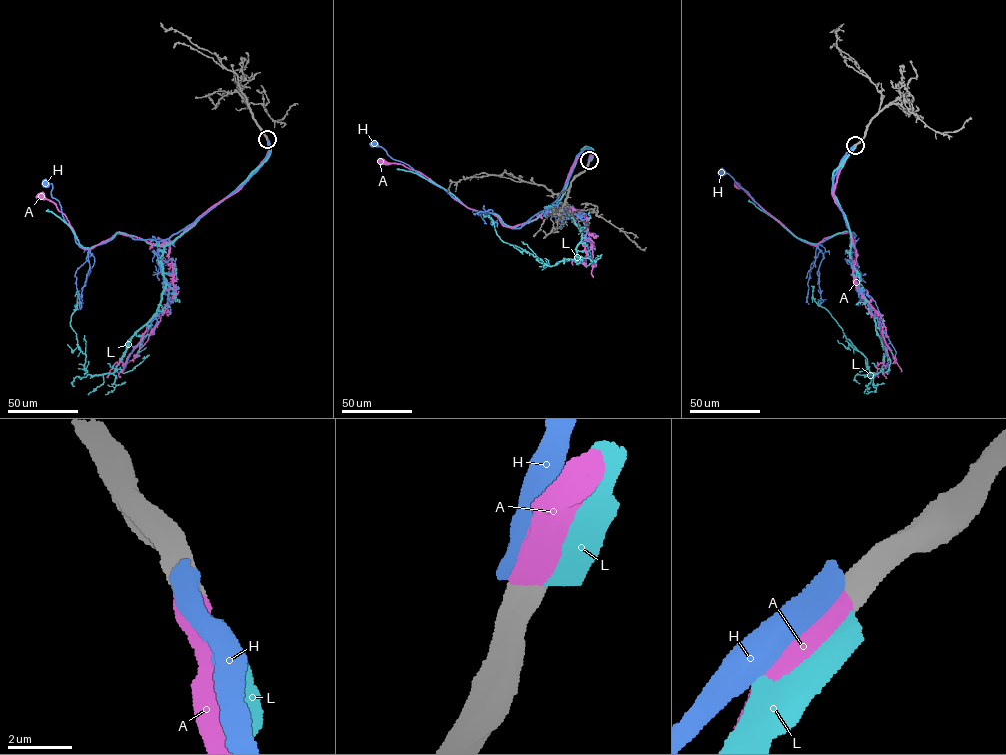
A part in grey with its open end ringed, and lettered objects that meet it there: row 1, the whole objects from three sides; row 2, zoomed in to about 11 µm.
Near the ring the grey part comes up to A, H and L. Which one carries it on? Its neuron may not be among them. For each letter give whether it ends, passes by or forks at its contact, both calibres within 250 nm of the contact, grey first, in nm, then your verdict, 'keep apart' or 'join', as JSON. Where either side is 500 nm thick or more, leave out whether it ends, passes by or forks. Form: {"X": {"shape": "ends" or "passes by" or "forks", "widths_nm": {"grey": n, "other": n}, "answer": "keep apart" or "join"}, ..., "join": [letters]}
{"A": {"widths_nm": {"grey": 700, "other": 650}, "answer": "join"}, "H": {"widths_nm": {"grey": 800, "other": 700}, "answer": "keep apart"}, "L": {"widths_nm": {"grey": 550, "other": 480}, "answer": "keep apart"}, "join": ["A"]}

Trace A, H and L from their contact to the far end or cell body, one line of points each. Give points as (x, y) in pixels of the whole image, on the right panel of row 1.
A: (855, 145), (832, 193), (846, 221), (852, 245), (853, 237), (848, 232), (816, 244), (803, 241), (737, 185)
H: (855, 145), (843, 157), (831, 189), (850, 242), (855, 235), (848, 231), (814, 244), (798, 239), (721, 173)
L: (855, 146), (834, 170), (832, 190), (885, 352), (881, 370), (869, 374), (811, 286)

